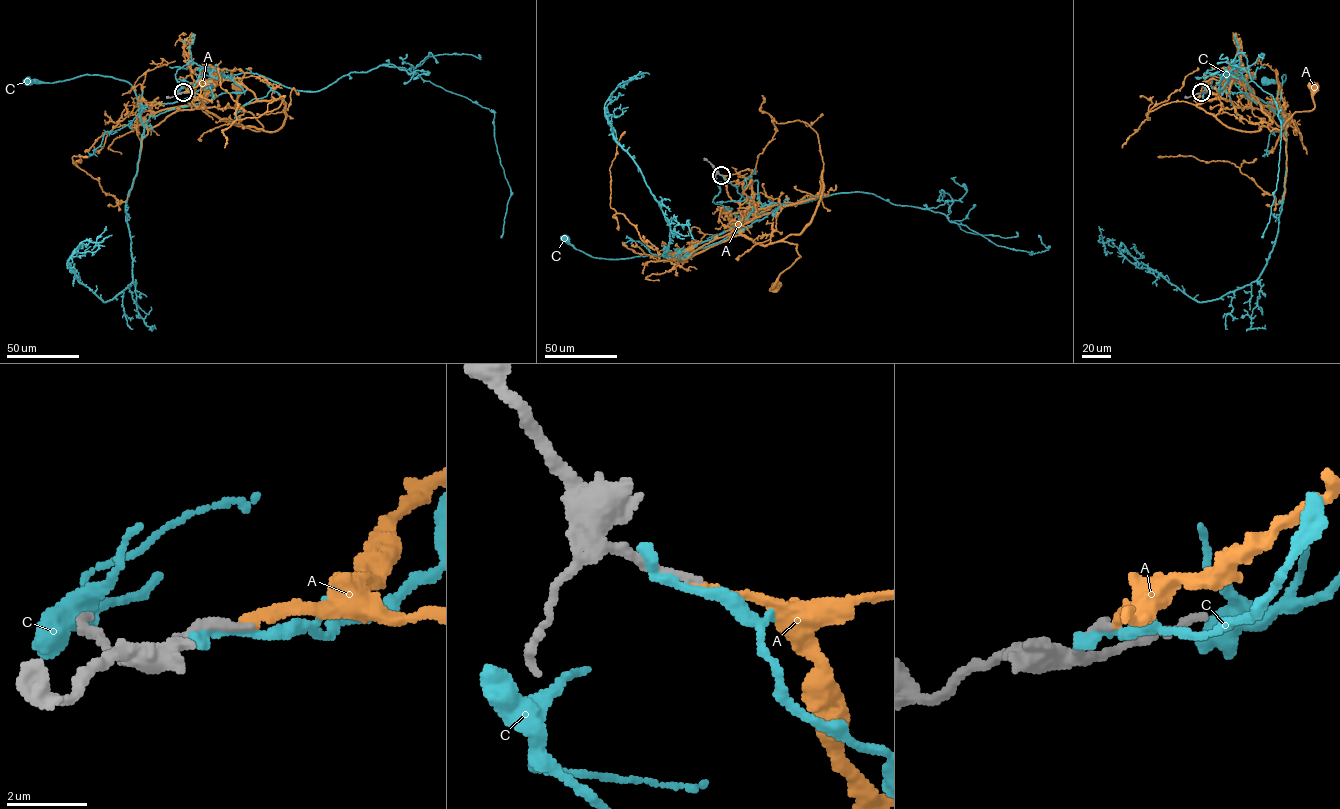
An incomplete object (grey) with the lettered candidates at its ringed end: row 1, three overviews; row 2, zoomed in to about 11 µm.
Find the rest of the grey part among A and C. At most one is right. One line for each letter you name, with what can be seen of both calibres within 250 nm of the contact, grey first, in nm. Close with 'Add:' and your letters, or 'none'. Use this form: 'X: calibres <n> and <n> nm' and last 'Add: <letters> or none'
A: calibres 240 and 260 nm
Add: A

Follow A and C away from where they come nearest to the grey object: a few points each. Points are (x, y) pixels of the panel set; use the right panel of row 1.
A: (1201, 92), (1221, 83), (1240, 81), (1269, 117), (1271, 131), (1281, 129), (1295, 112), (1314, 108), (1313, 85)
C: (1201, 92), (1215, 72), (1230, 66), (1238, 68), (1254, 96), (1278, 108), (1285, 75), (1283, 82), (1264, 81)

